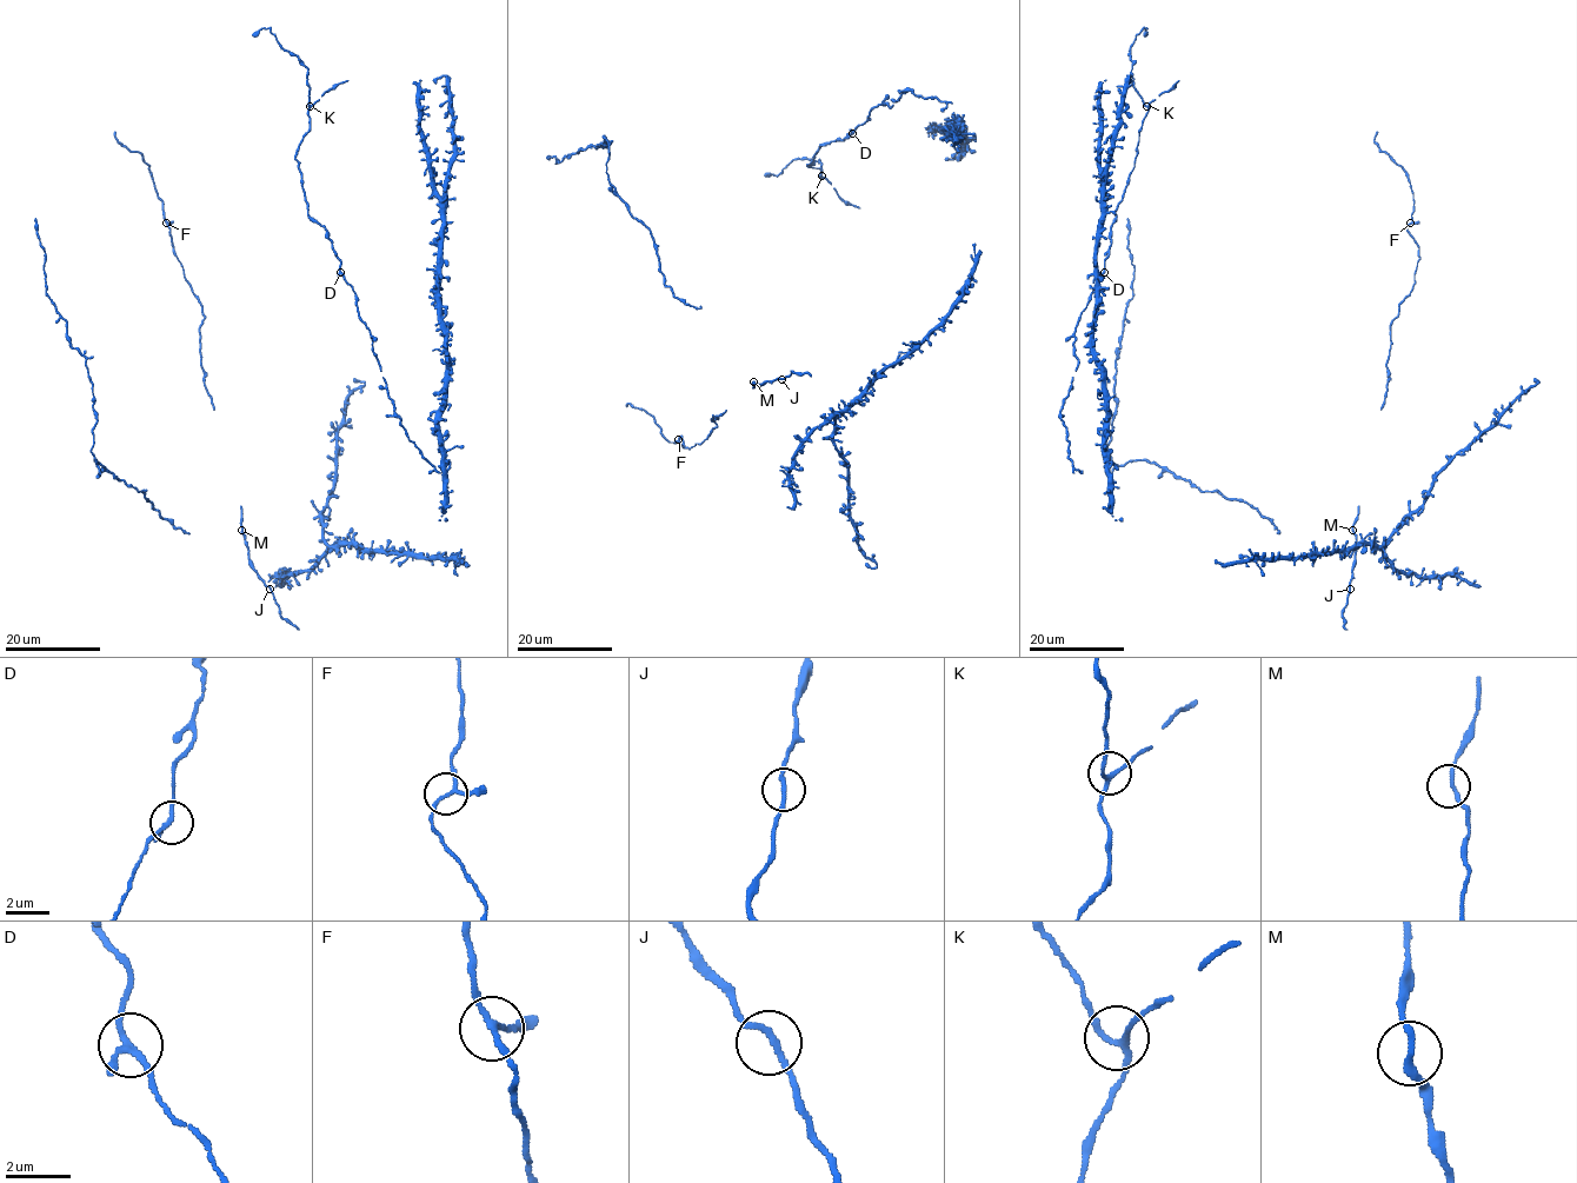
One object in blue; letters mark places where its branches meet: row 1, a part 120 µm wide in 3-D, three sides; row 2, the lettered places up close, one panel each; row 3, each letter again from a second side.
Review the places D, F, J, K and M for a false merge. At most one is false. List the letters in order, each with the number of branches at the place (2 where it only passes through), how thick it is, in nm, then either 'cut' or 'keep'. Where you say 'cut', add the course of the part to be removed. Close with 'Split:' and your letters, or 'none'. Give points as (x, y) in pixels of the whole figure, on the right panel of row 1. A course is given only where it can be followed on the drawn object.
D: branches 3; calibre 180 nm; keep
F: branches 3; calibre 170 nm; keep
J: branches 2; calibre 190 nm; keep
K: branches 3; calibre 170 nm; keep
M: branches 2; calibre 190 nm; keep
Split: none

